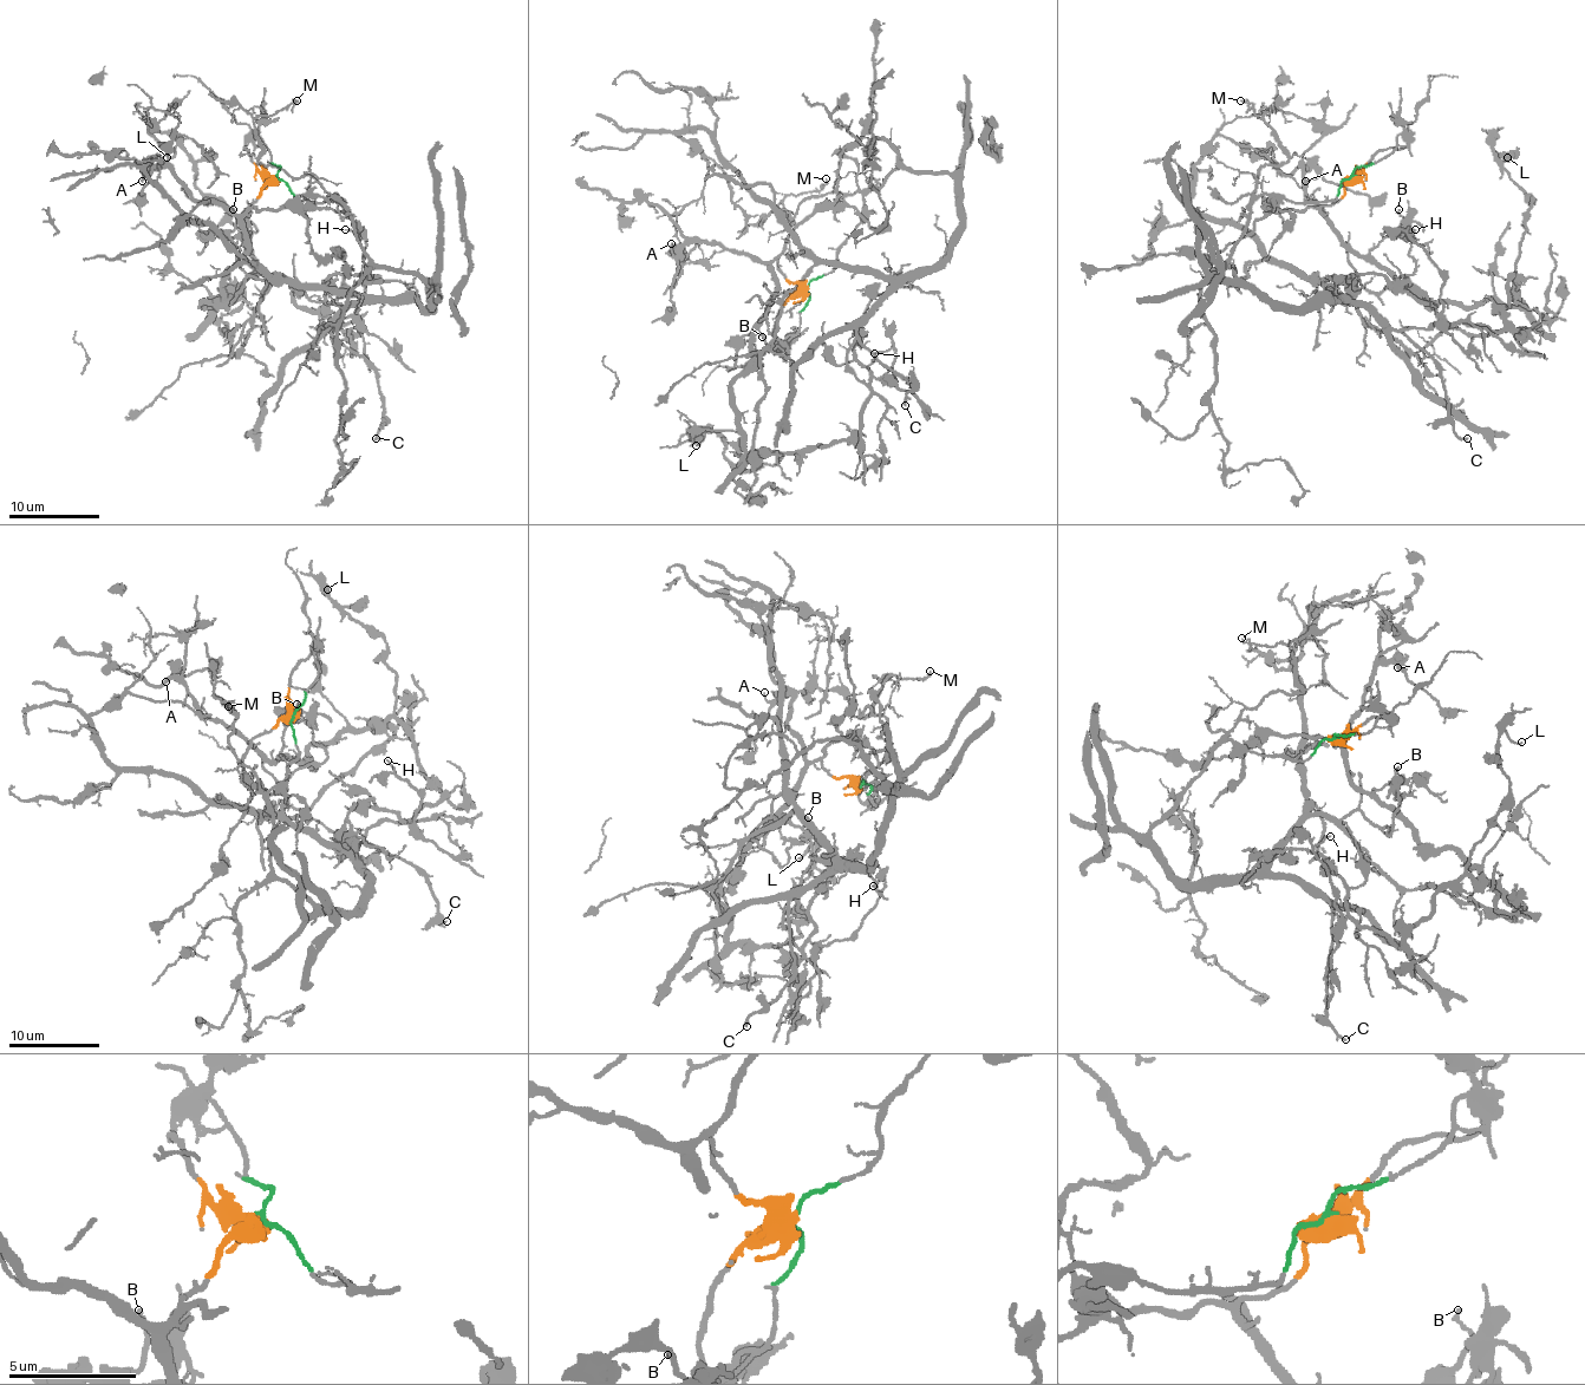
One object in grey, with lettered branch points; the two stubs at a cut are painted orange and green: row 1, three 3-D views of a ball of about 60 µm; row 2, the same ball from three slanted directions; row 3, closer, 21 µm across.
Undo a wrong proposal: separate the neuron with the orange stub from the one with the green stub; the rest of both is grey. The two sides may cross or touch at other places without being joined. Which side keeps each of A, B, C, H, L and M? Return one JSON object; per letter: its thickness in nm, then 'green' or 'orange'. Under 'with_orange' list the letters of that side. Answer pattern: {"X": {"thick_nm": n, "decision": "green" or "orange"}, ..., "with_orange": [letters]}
{"A": {"thick_nm": 130, "decision": "orange"}, "B": {"thick_nm": 160, "decision": "orange"}, "C": {"thick_nm": 200, "decision": "green"}, "H": {"thick_nm": 150, "decision": "orange"}, "L": {"thick_nm": 130, "decision": "orange"}, "M": {"thick_nm": 90, "decision": "green"}, "with_orange": ["A", "B", "H", "L"]}

